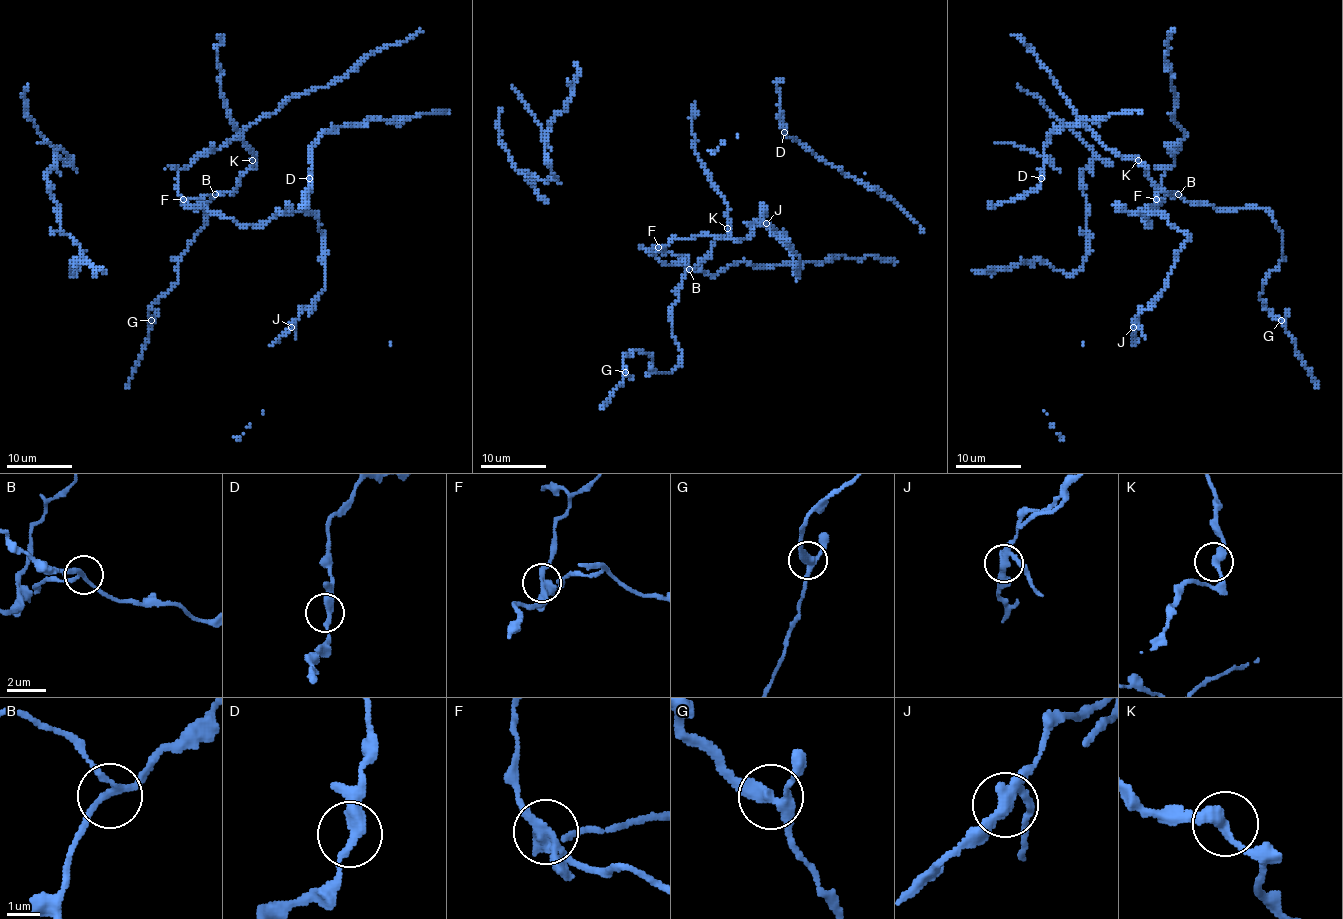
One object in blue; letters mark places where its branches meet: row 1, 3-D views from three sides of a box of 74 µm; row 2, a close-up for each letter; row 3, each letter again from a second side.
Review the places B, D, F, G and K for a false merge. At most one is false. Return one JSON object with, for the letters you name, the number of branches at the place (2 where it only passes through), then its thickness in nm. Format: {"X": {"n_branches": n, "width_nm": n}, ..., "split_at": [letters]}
{"F": {"n_branches": 3, "width_nm": 320}, "split_at": ["F"]}

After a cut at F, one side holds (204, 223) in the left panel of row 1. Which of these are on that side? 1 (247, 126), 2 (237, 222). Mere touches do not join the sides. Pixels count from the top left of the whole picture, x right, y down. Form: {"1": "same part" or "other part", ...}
{"1": "other part", "2": "other part"}

